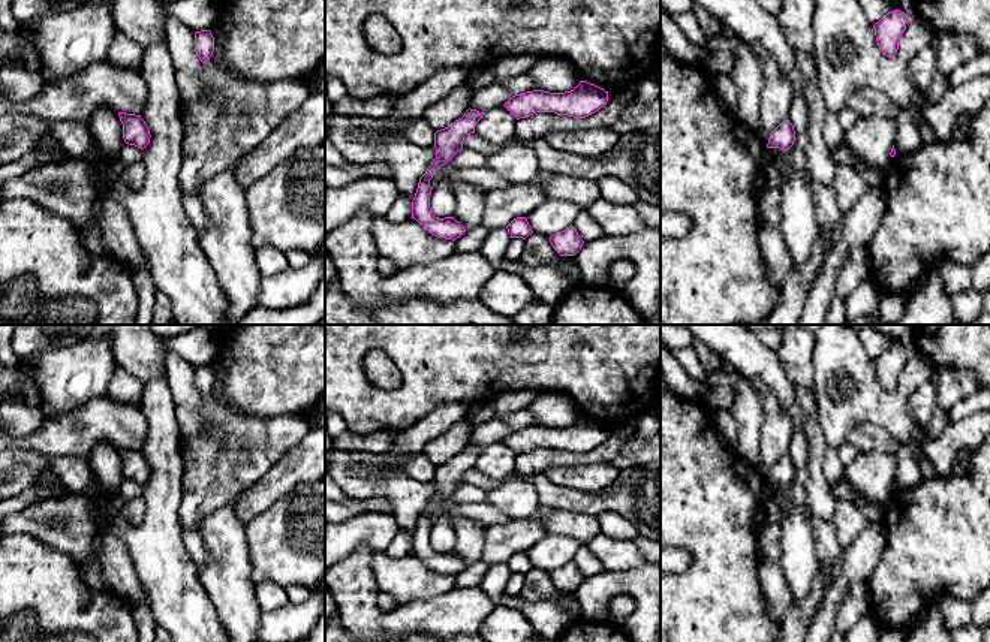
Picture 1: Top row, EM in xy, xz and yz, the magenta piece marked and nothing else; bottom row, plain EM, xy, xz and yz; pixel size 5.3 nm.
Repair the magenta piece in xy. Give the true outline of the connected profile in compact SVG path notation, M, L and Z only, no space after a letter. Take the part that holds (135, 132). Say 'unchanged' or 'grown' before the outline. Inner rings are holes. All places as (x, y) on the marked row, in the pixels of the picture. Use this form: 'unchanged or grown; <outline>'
unchanged; M118 112L123 124L123 139L129 145L144 150L150 144L150 129L141 115Z

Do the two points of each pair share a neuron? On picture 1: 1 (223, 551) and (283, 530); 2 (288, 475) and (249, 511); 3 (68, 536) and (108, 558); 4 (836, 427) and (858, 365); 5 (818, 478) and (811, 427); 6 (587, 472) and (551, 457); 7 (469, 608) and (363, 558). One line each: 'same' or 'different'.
1: different
2: same
3: different
4: same
5: same
6: different
7: same

